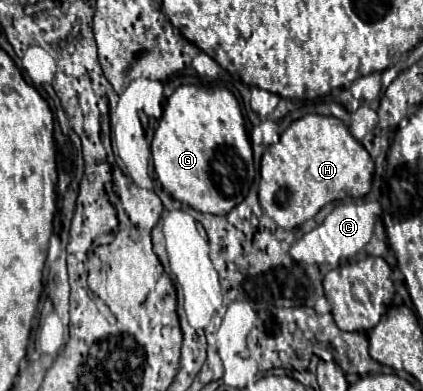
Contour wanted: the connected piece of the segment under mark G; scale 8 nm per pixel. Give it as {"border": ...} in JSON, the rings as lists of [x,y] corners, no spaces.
{"border":[[[187,84],[179,86],[171,98],[167,98],[163,116],[155,130],[151,142],[153,154],[153,170],[163,184],[163,188],[181,204],[191,206],[199,212],[209,214],[227,214],[231,212],[249,192],[255,180],[255,166],[253,166],[253,152],[249,144],[249,136],[243,122],[243,112],[239,108],[237,98],[227,88],[211,88],[203,90],[199,86]]]}

